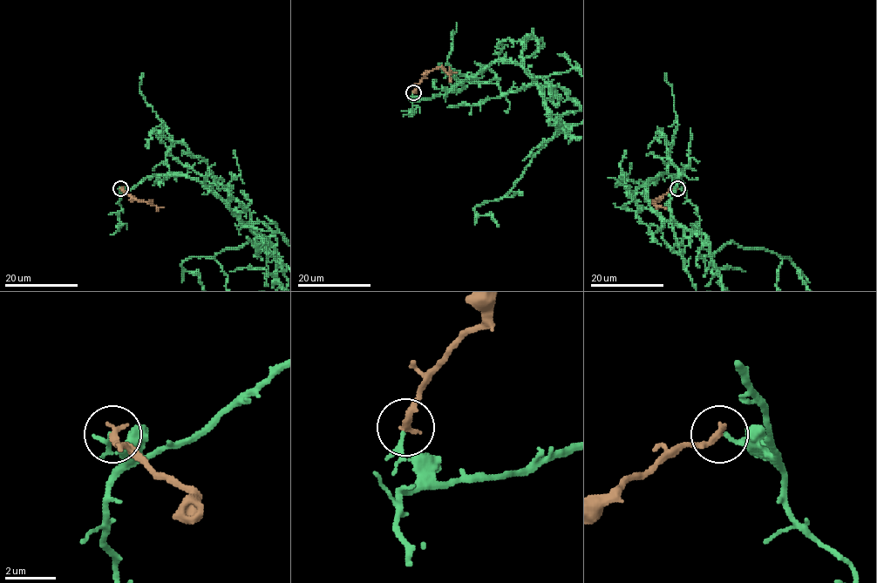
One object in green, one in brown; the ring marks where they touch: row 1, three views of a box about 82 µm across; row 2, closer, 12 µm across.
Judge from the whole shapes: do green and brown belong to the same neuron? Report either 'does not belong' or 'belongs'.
belongs

